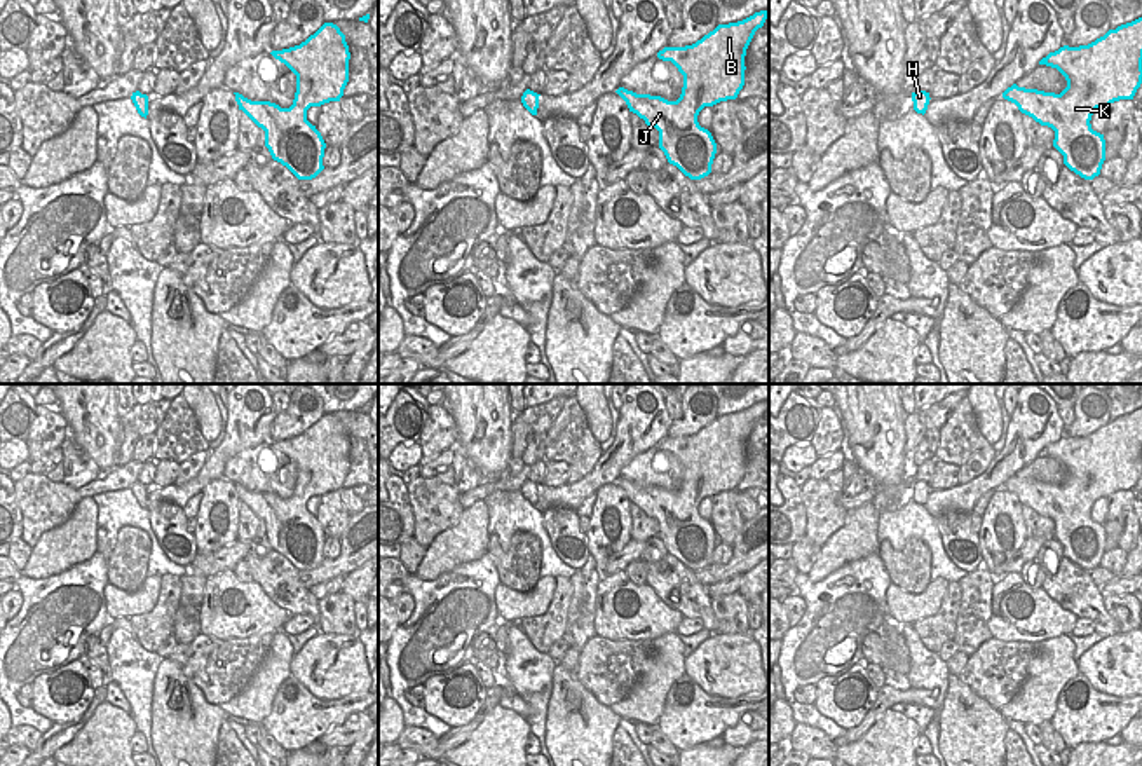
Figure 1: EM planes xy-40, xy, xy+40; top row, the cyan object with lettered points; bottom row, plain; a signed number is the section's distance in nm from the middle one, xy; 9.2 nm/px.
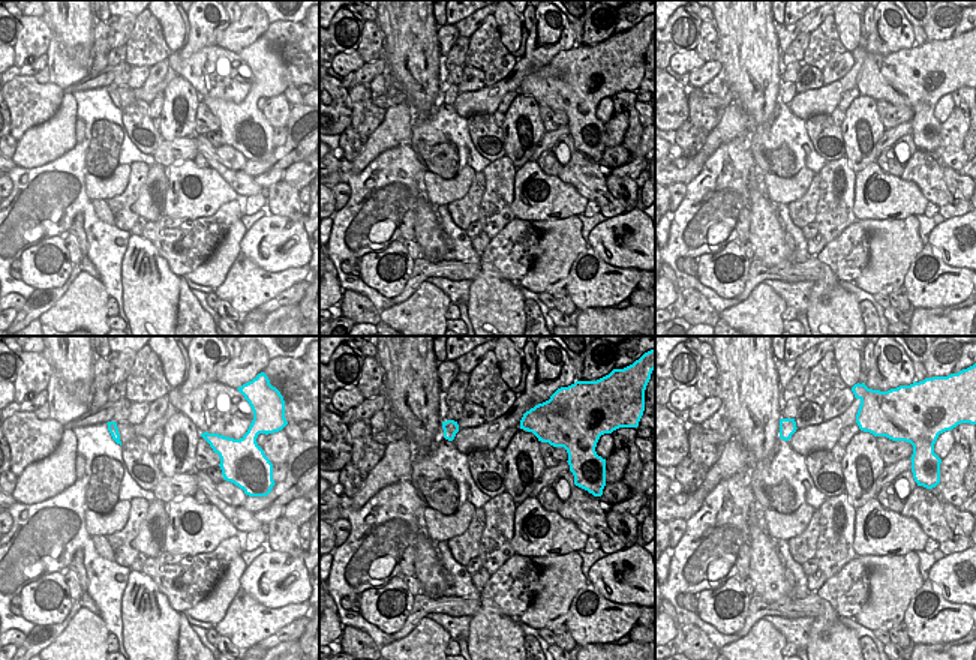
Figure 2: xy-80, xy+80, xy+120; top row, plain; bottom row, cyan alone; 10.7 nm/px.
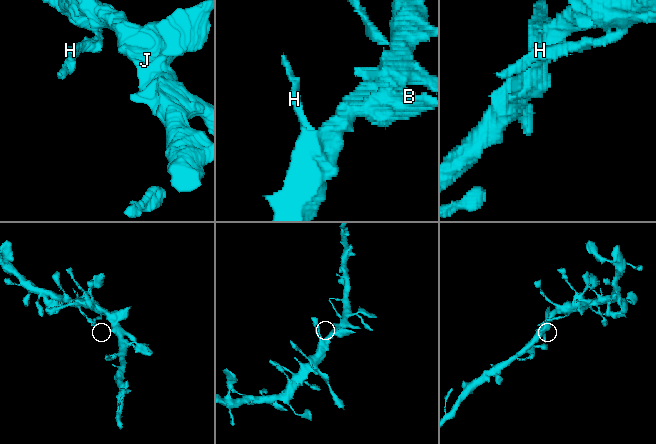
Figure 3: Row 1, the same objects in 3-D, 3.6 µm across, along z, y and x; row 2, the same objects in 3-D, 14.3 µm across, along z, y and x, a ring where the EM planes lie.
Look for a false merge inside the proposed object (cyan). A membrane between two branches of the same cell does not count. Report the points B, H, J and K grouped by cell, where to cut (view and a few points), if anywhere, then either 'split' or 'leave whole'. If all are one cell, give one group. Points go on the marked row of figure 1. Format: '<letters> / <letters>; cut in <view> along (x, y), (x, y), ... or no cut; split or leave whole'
B H J K; no cut; leave whole

